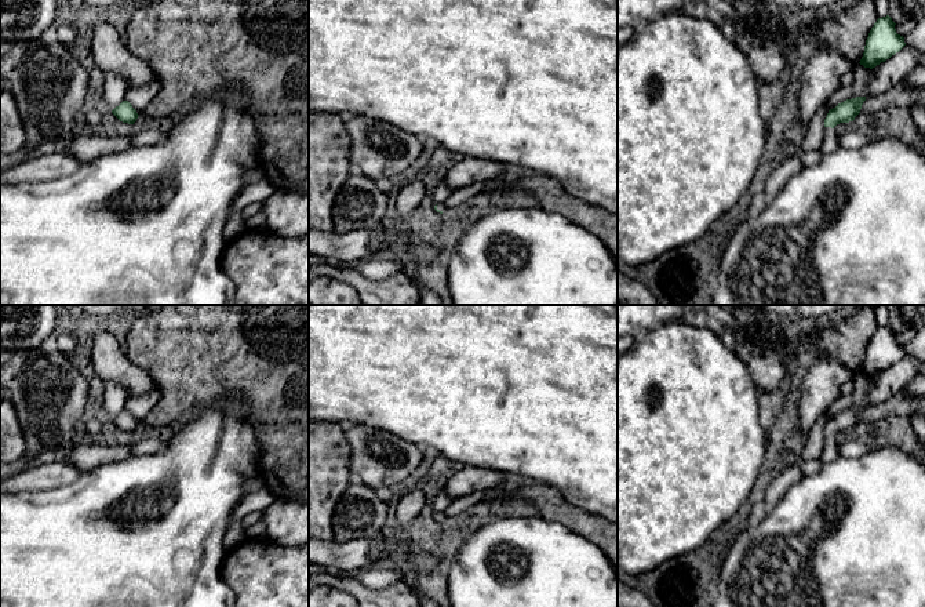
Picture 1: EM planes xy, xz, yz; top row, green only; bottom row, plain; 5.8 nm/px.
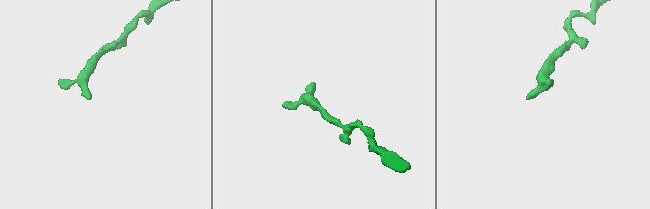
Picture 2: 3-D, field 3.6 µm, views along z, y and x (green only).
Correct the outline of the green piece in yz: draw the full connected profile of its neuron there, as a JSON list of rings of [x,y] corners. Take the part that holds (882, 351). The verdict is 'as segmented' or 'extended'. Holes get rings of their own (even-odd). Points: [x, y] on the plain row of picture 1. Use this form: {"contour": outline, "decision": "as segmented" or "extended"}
{"contour": [[[889,324],[877,328],[866,349],[860,374],[873,378],[906,355],[904,346],[896,342],[895,334]]], "decision": "as segmented"}

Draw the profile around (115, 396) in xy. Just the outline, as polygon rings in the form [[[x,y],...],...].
[[[103,381],[102,411],[105,419],[113,419],[123,410],[130,395],[128,390],[113,381]]]

